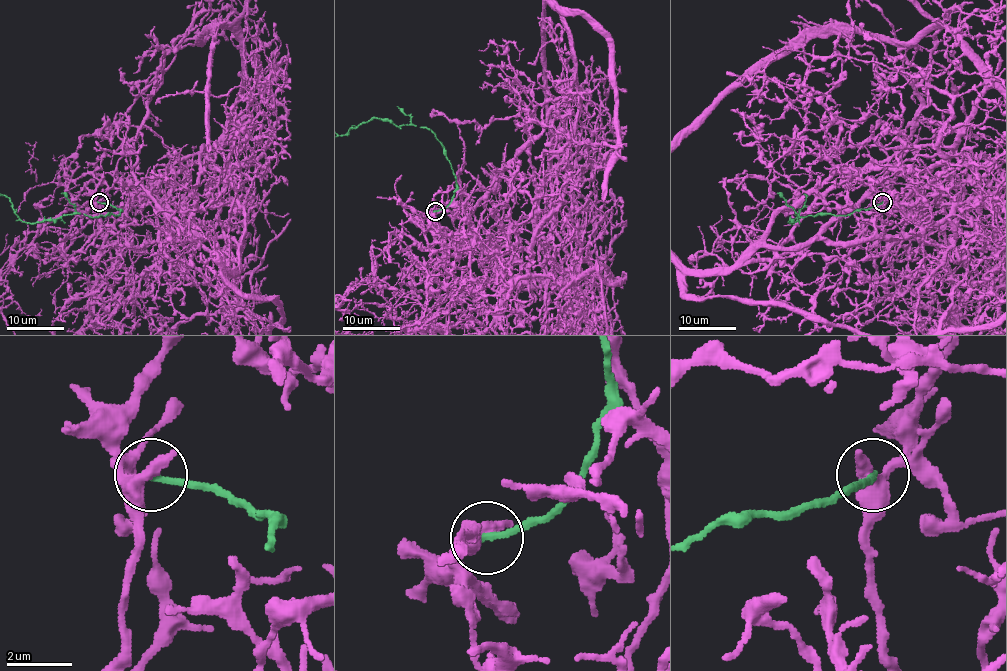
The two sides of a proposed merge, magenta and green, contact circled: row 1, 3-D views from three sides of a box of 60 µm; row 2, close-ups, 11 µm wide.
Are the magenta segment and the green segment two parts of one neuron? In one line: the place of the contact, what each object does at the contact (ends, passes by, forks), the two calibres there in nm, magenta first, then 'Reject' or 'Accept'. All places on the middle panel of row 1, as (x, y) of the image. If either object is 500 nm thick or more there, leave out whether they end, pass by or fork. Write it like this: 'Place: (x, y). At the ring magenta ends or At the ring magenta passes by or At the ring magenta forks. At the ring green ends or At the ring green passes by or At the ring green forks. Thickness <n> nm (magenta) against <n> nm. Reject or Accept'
Place: (435, 211). At the ring magenta passes by. At the ring green ends. Thickness 440 nm (magenta) against 200 nm. Reject

